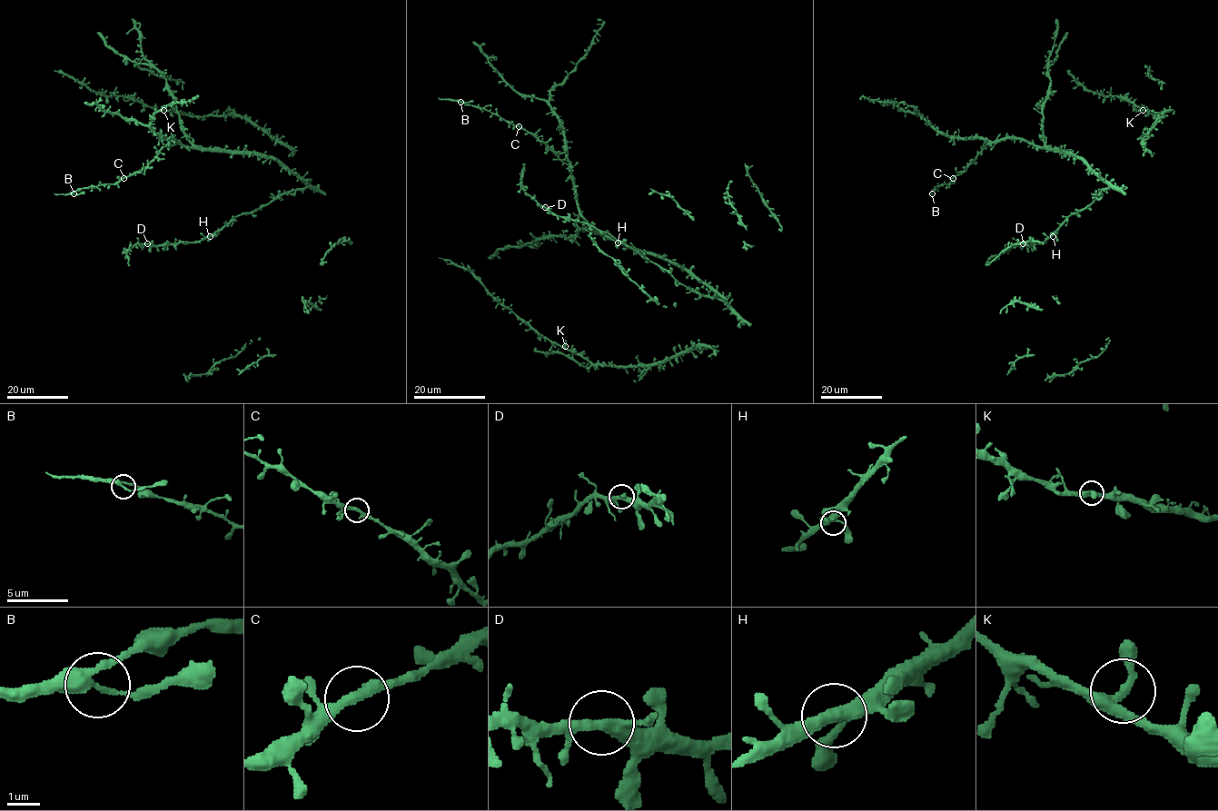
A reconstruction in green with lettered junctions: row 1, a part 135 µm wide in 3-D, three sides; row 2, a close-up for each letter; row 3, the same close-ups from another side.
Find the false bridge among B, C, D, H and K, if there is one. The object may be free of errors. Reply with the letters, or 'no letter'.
B

